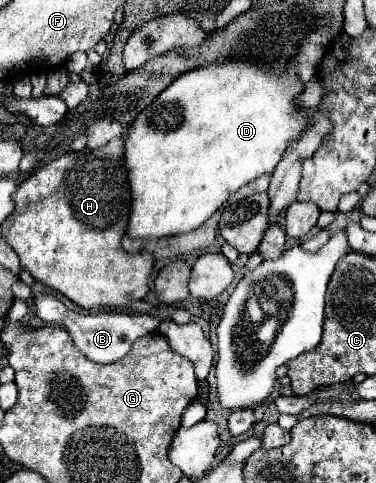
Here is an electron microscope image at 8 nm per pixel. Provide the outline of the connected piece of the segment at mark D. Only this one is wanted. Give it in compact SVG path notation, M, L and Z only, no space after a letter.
M239 60L211 64L181 74L145 110L137 114L125 132L123 162L131 188L131 214L127 236L135 240L163 238L197 230L241 186L261 174L273 172L287 142L301 134L309 118L297 112L295 98L303 86L295 72L241 64Z

